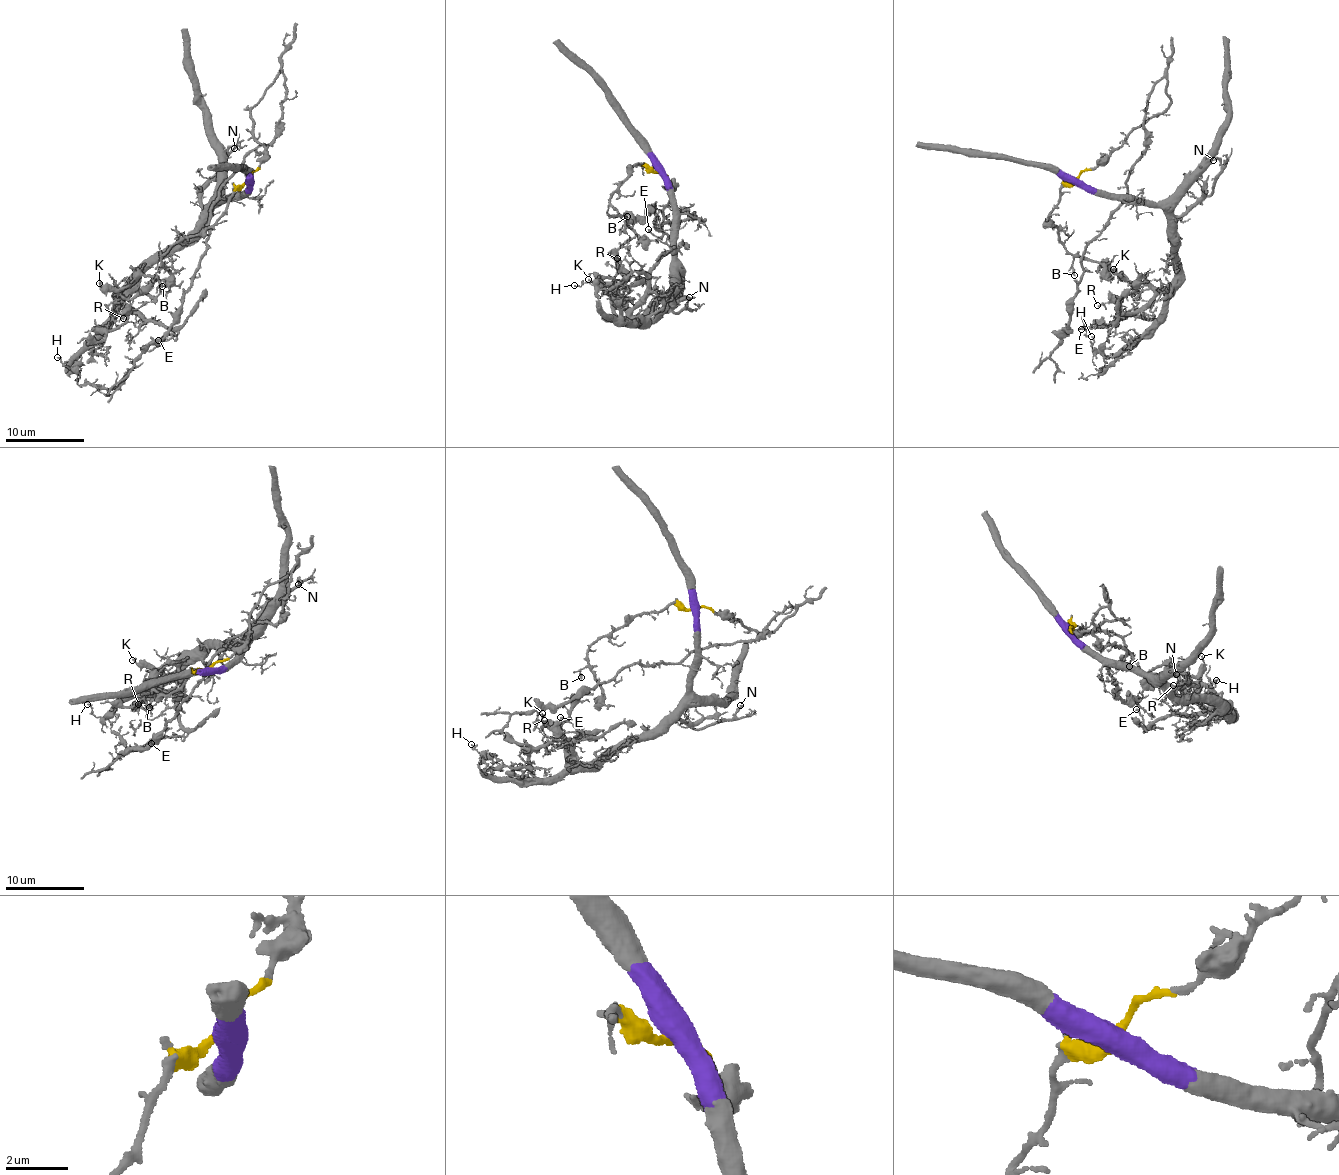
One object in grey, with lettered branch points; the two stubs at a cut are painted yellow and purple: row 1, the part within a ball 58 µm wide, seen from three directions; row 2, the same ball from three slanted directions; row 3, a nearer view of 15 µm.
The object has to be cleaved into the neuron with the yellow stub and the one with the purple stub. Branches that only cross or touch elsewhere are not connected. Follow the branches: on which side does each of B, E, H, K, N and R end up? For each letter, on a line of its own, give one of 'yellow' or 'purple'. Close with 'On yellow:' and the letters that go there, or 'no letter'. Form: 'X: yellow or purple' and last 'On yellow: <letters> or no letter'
B: yellow
E: purple
H: purple
K: purple
N: purple
R: purple
On yellow: B

